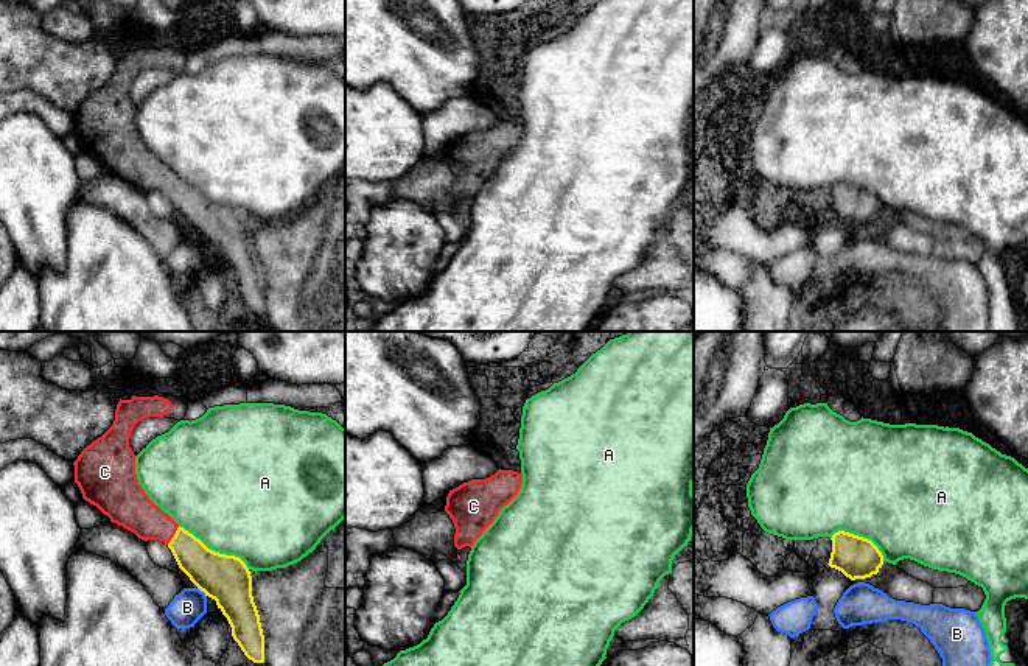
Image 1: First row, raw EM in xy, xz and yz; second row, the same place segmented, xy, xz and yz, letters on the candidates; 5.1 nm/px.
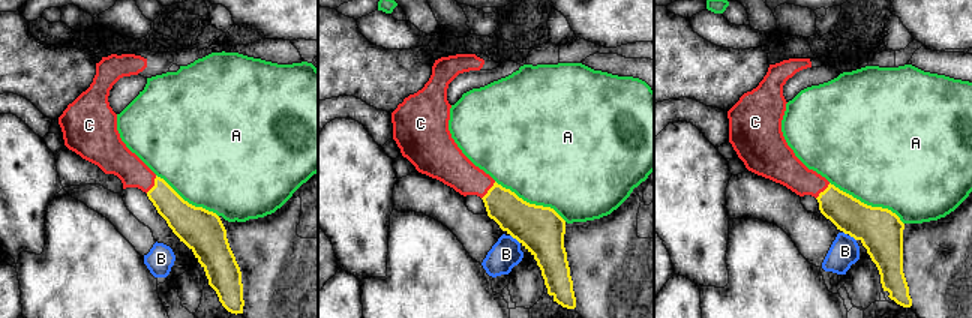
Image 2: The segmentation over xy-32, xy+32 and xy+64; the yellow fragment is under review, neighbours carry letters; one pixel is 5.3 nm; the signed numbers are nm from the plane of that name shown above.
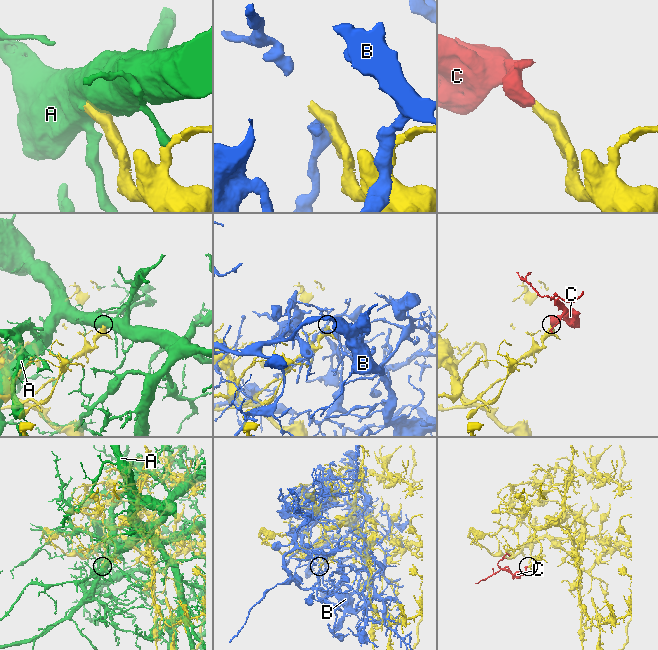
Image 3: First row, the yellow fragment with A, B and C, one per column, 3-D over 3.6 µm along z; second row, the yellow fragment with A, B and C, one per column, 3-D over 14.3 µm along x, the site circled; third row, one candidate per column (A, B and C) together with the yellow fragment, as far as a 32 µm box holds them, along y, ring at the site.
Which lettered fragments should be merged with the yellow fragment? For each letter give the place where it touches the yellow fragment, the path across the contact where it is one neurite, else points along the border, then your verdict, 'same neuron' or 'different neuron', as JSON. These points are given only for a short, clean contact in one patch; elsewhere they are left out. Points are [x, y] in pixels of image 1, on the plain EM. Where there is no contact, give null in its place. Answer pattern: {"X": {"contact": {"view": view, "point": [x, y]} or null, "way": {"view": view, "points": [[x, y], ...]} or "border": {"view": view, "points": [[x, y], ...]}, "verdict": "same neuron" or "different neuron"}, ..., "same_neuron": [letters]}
{"A": {"contact": {"view": "xy", "point": [213, 203]}, "verdict": "different neuron"}, "B": {"contact": {"view": "xy", "point": [202, 241]}, "verdict": "different neuron"}, "C": {"contact": {"view": "xy", "point": [174, 187]}, "way": {"view": "xy", "points": [[207, 221], [174, 187], [134, 162]]}, "verdict": "same neuron"}, "same_neuron": ["C"]}

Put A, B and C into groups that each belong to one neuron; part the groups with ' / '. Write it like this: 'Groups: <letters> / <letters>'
Groups: A / B / C

